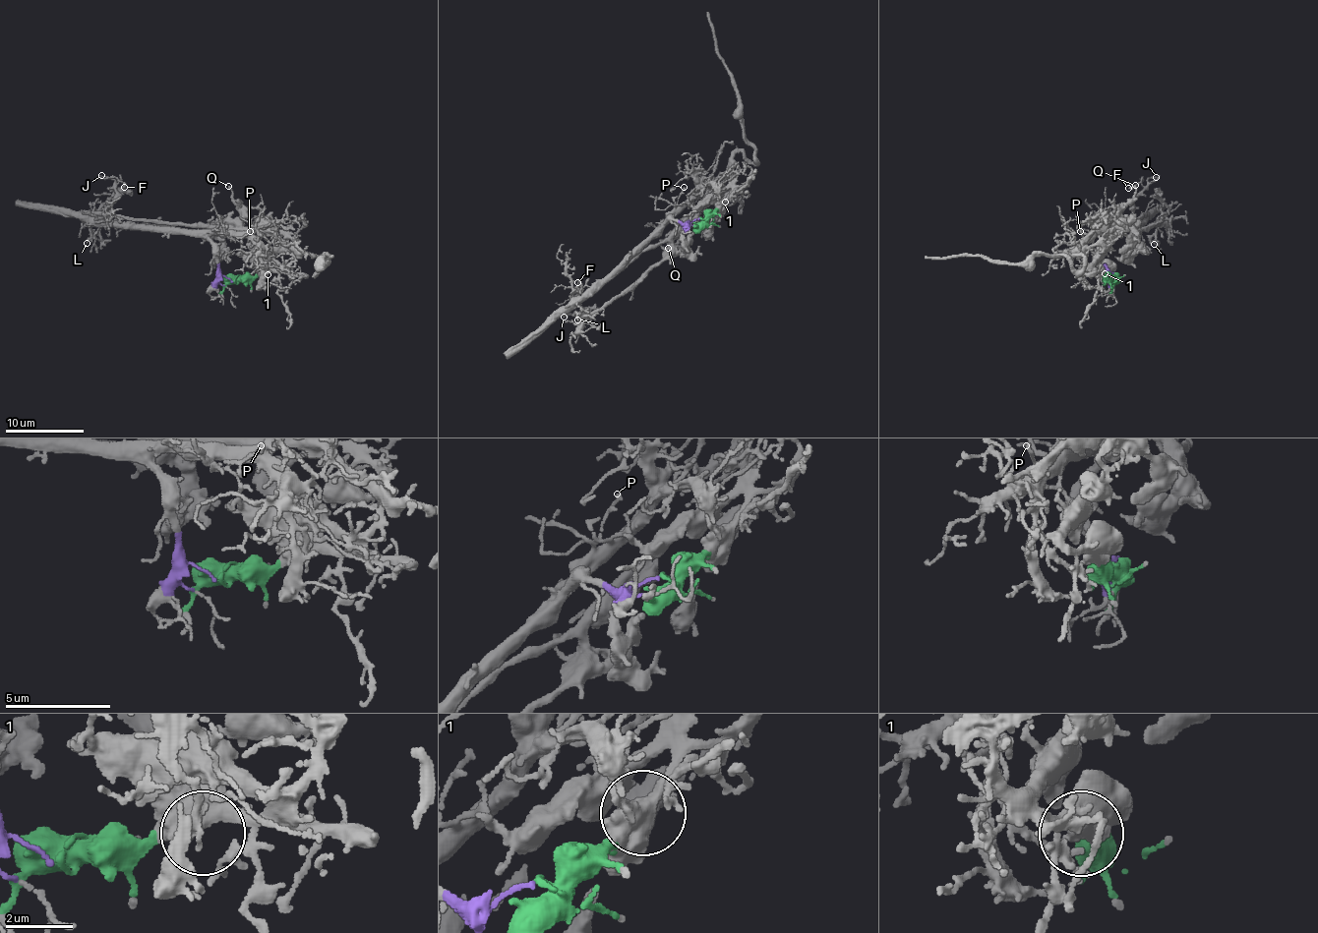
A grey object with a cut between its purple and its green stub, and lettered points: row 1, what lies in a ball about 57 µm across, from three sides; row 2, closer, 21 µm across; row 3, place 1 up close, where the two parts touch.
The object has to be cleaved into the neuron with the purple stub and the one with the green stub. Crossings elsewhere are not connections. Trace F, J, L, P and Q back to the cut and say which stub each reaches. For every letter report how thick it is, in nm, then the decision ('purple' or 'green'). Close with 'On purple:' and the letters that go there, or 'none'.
F: calibre 170 nm; purple
J: calibre 110 nm; purple
L: calibre 200 nm; green
P: calibre 130 nm; purple
Q: calibre 170 nm; green
On purple: F, J, P

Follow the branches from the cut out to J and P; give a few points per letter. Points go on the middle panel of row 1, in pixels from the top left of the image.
J: (697, 217), (686, 223), (670, 220), (608, 275), (572, 291), (576, 295), (574, 304), (563, 318)
P: (697, 217), (686, 223), (669, 220), (661, 226), (668, 212), (678, 204), (684, 187)

